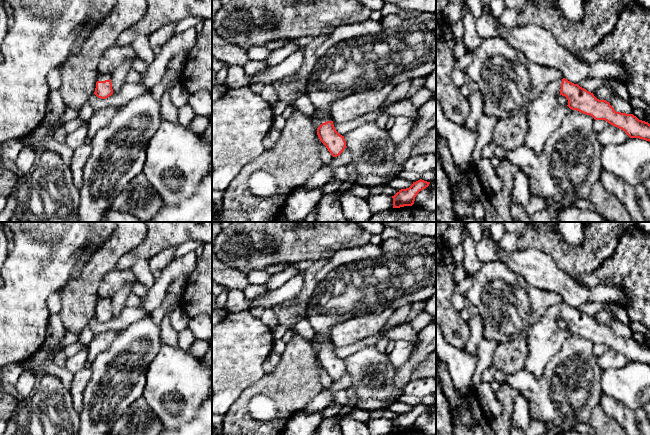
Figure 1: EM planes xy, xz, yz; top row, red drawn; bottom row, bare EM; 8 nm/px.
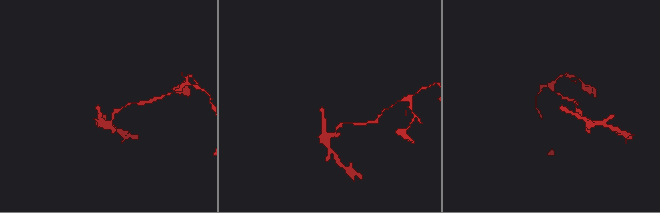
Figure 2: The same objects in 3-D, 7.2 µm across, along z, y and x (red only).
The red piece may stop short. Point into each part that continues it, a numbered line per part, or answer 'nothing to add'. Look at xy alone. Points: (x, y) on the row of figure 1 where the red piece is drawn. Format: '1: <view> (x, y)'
1: xy (101, 77)

